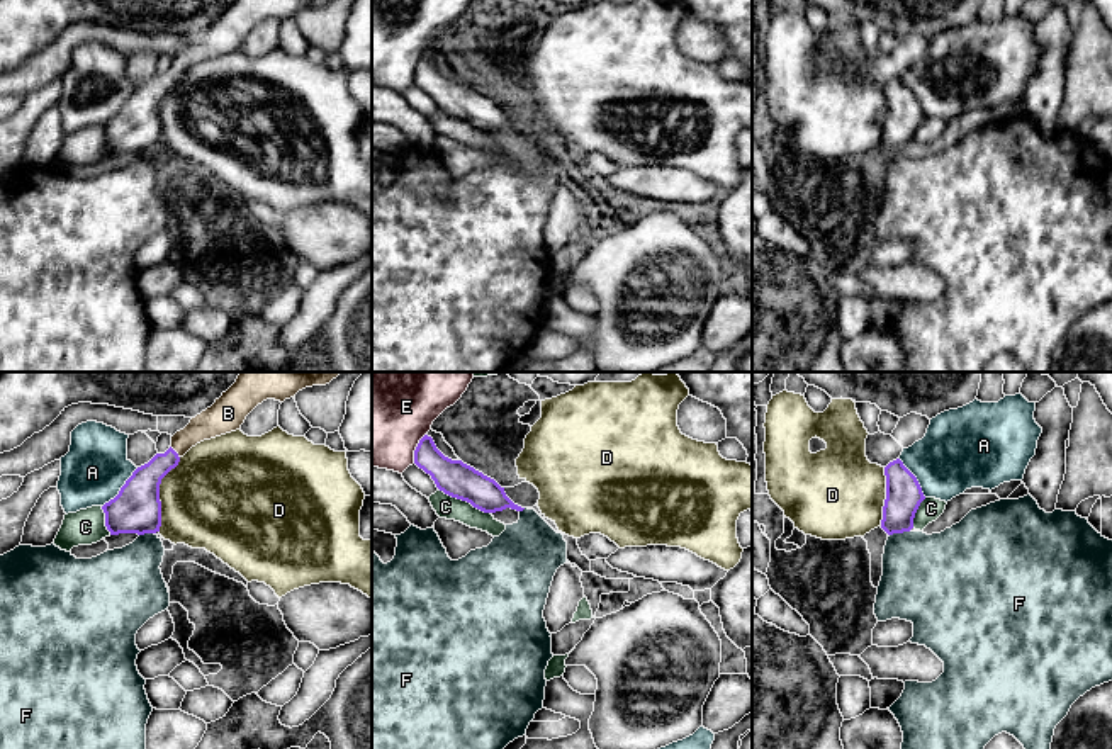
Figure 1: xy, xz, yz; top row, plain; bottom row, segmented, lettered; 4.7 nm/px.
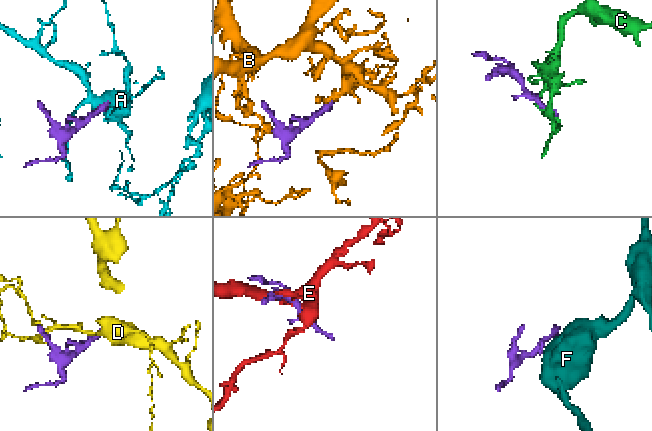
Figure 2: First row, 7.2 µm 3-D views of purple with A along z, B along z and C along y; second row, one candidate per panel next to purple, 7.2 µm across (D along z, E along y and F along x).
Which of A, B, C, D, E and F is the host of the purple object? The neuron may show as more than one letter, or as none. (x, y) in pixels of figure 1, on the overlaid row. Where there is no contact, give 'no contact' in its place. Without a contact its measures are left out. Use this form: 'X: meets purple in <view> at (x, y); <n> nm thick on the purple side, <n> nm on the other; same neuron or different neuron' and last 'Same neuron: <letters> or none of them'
A: meets purple in xy at (121, 488); 220 nm thick on the purple side, 300 nm on the other; different neuron
B: meets purple in xy at (175, 452); 180 nm thick on the purple side, 140 nm on the other; same neuron
C: meets purple in xz at (464, 500); 170 nm thick on the purple side, 110 nm on the other; different neuron
D: meets purple in xy at (158, 495); 220 nm thick on the purple side, 460 nm on the other; different neuron
E: meets purple in xz at (416, 449); 170 nm thick on the purple side, 480 nm on the other; different neuron
F: meets purple in yz at (898, 532); 180 nm thick on the purple side, 400 nm on the other; different neuron
Same neuron: B

